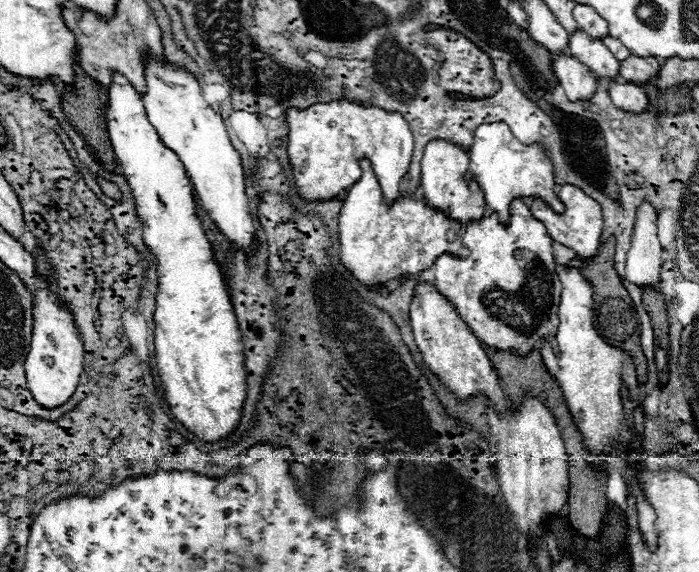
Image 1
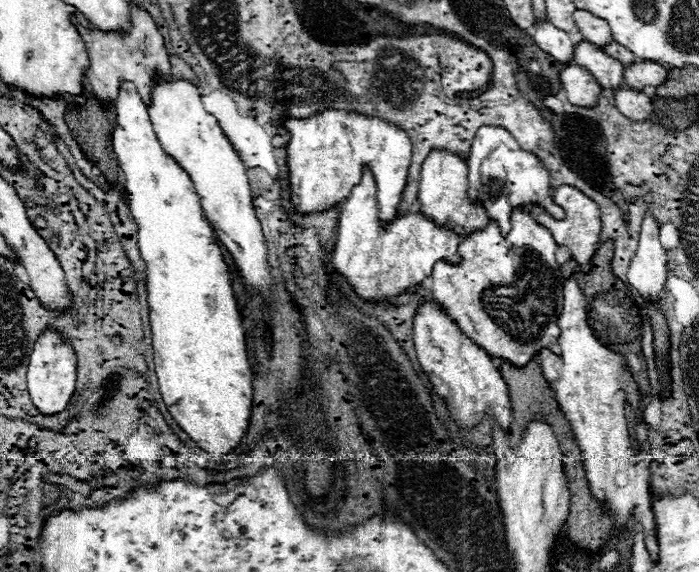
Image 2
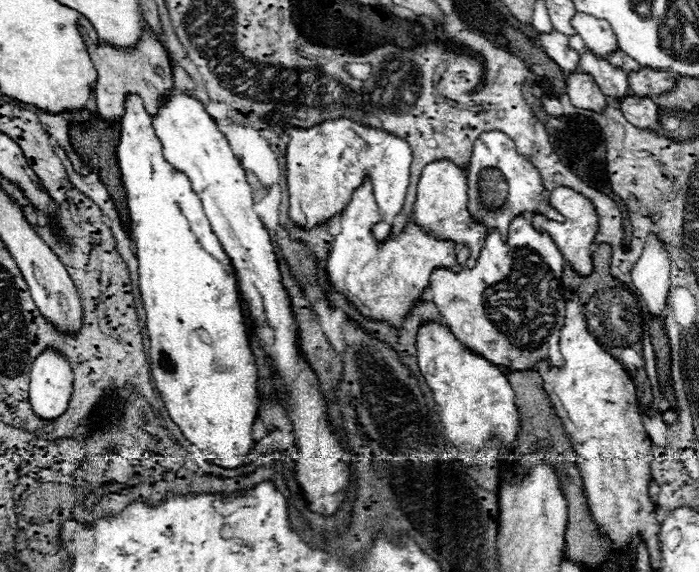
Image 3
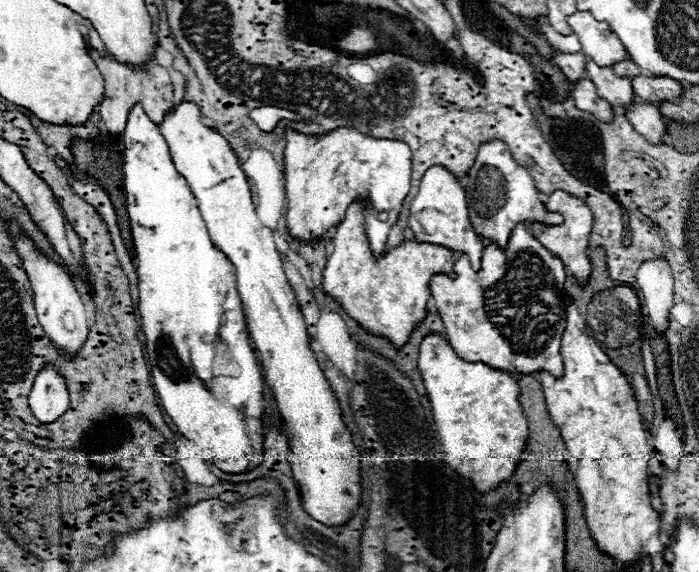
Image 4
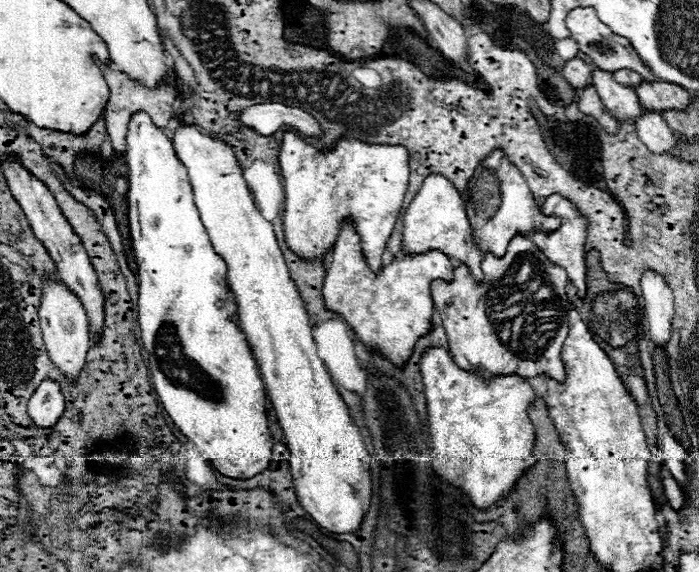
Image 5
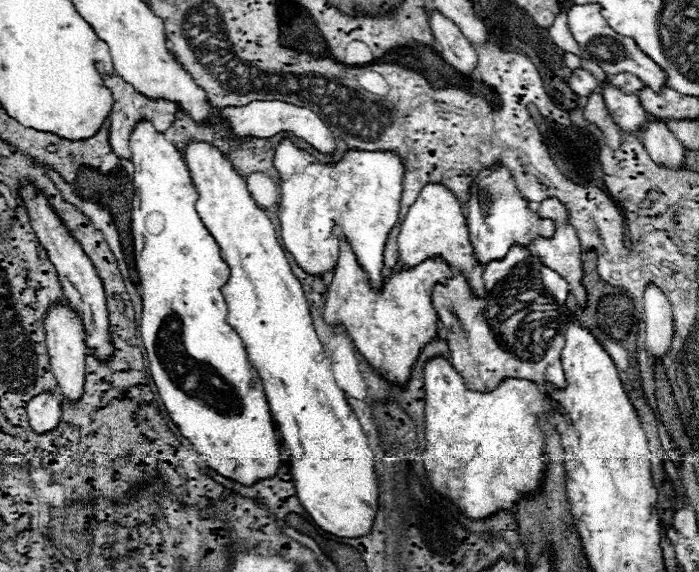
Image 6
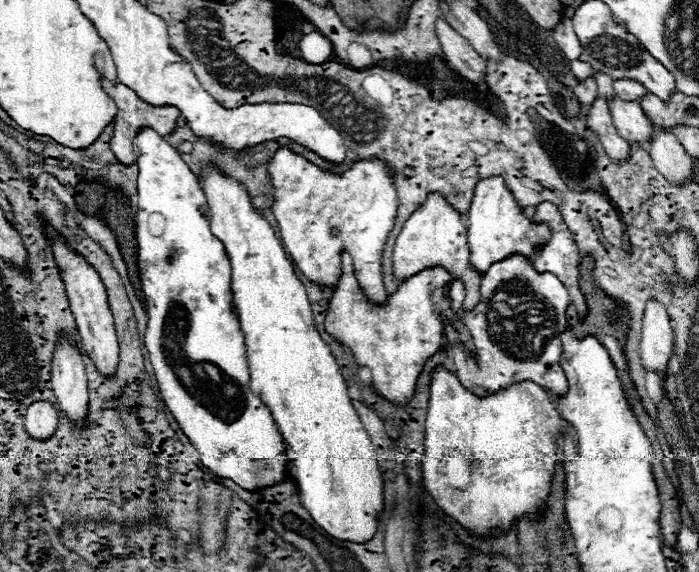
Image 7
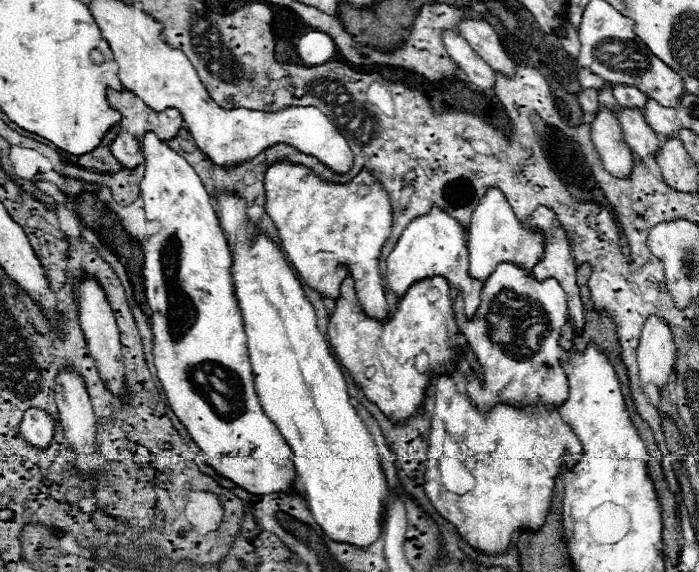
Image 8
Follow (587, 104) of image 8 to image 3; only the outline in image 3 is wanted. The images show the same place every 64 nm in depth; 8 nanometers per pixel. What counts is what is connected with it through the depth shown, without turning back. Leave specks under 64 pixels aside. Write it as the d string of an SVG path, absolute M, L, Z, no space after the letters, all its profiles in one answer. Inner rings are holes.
M552 30L550 34L538 34L540 46L544 52L564 70L564 72L574 72L578 68L578 52L568 46L568 36Z

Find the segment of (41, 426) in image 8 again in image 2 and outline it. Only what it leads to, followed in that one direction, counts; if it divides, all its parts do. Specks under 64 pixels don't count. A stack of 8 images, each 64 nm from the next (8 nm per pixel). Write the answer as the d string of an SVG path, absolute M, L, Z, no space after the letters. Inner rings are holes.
M44 330L42 336L38 336L34 342L34 350L28 360L28 392L34 406L42 414L56 414L68 406L68 400L76 388L76 370L78 360L72 344L64 340L56 330Z

